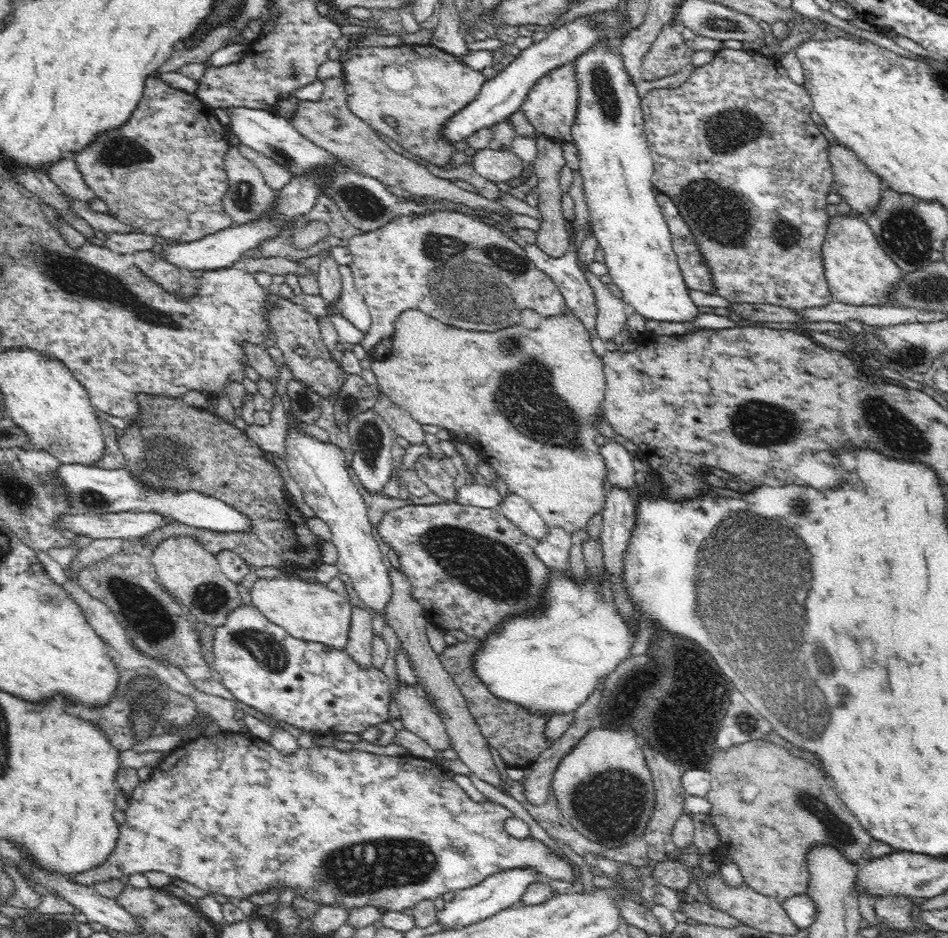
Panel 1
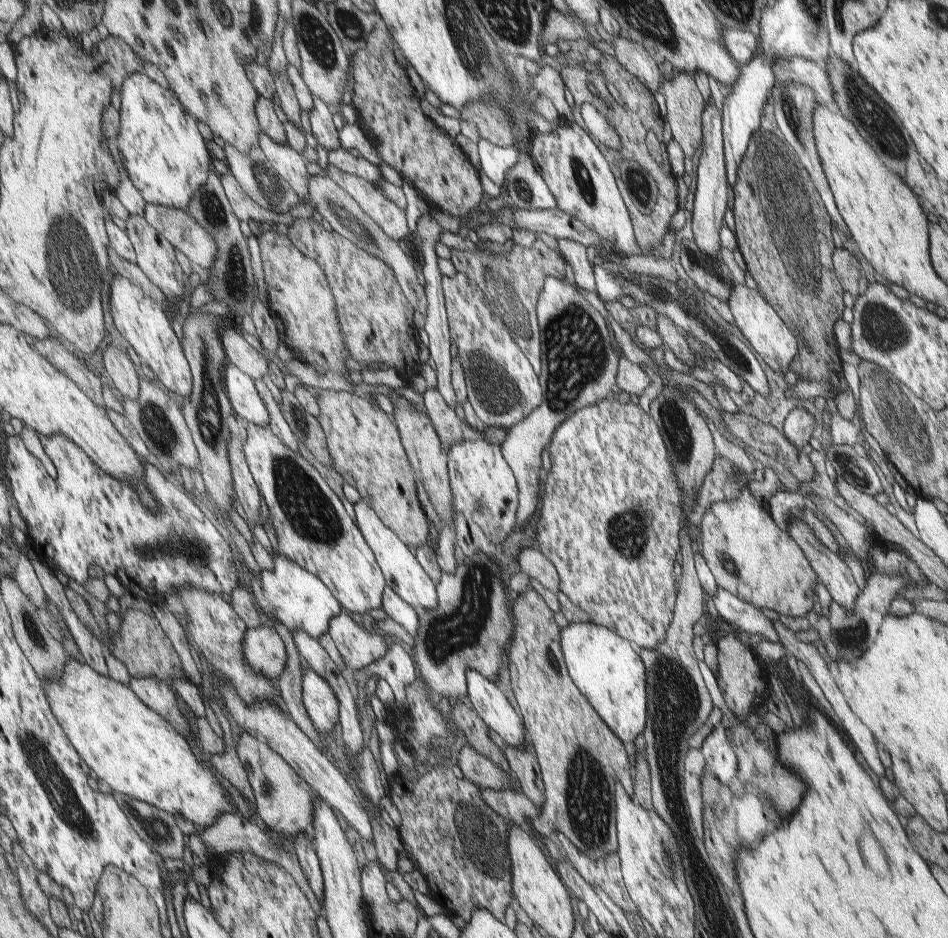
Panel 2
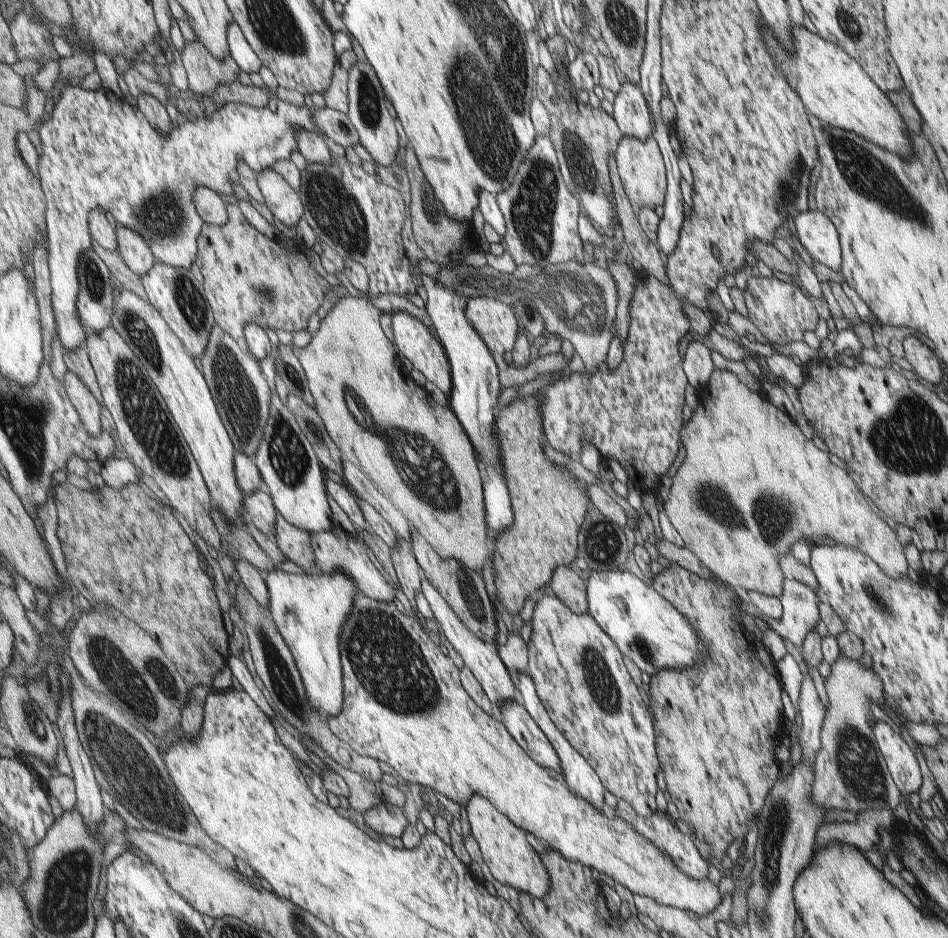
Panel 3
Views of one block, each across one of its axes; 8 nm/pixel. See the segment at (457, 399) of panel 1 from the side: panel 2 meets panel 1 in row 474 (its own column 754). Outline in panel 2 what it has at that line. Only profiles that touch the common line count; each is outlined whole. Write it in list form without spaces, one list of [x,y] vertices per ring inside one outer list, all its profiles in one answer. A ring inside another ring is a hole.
[[[742,488],[740,496],[710,505],[700,526],[702,554],[717,586],[756,608],[770,608],[780,615],[805,617],[814,606],[816,574],[810,570],[796,541],[784,532],[762,504]]]

